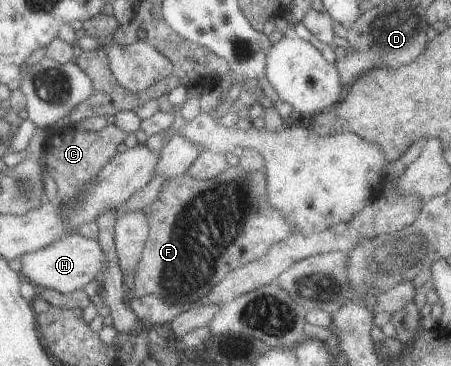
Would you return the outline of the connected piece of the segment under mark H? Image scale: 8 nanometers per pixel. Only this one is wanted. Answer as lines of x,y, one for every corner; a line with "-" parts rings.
68,232
44,248
21,255
19,259
19,274
24,281
31,283
37,289
45,288
59,293
71,293
81,289
106,266
106,260
98,246
98,241
84,238
75,232

